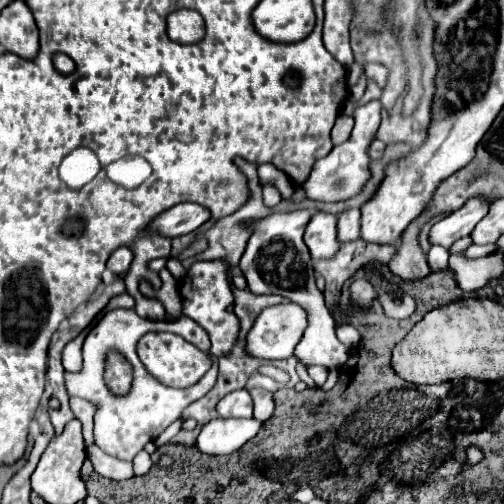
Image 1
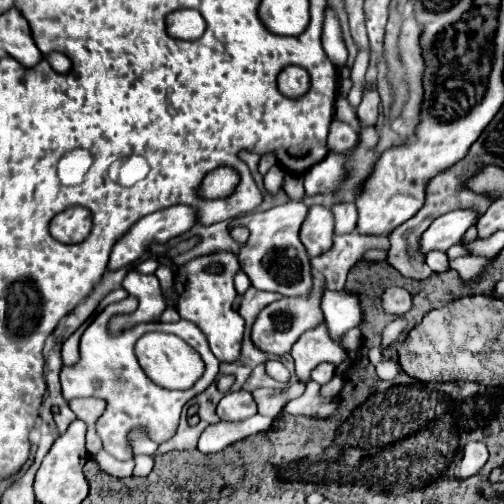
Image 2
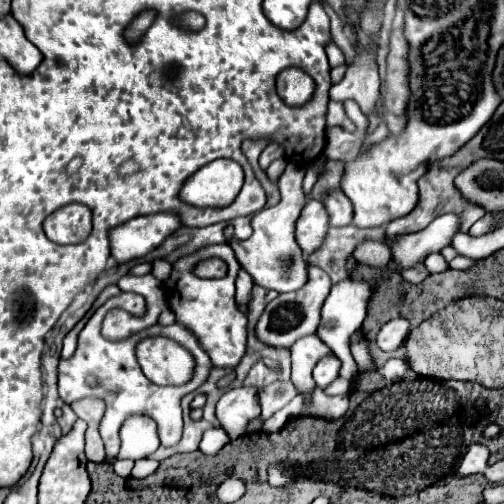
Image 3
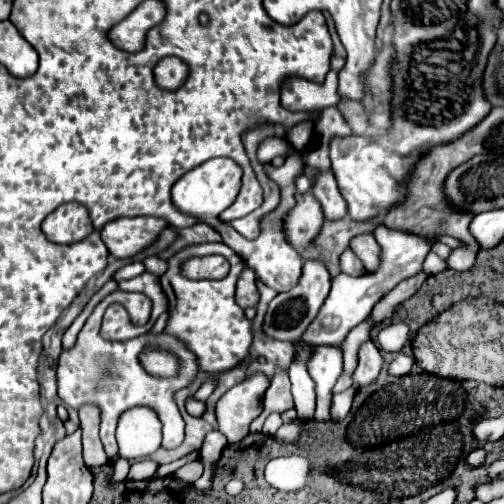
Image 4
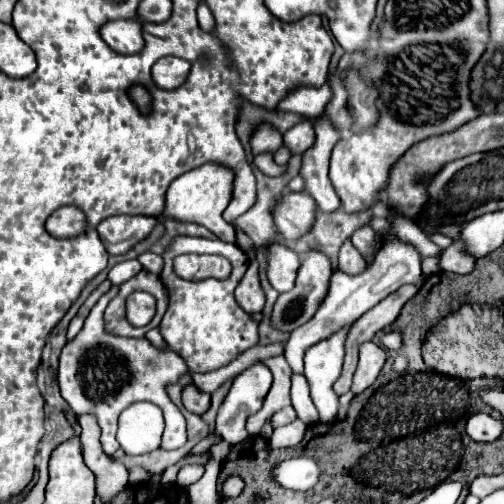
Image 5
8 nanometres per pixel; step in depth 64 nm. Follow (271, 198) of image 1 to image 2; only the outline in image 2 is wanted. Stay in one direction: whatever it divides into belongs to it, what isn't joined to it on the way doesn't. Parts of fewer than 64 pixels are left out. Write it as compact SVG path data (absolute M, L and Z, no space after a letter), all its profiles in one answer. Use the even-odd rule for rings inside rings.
M274 165L264 176L264 187L271 194L276 194L282 186L284 170L278 165Z

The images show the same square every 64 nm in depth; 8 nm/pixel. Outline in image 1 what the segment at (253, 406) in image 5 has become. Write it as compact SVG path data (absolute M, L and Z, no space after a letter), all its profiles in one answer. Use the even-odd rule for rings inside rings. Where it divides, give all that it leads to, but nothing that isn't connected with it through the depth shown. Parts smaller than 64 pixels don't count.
M236 390L226 394L218 402L218 414L222 418L252 418L252 398L248 390Z

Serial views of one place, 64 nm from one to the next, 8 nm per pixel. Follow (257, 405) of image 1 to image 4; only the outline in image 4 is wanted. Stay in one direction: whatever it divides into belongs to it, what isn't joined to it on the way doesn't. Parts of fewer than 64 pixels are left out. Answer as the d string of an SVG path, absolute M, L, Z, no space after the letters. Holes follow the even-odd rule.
M278 368L274 372L274 378L272 378L270 388L266 390L266 394L262 398L262 404L264 404L264 410L262 410L262 414L258 418L252 420L250 432L262 432L262 424L268 418L268 414L284 412L284 410L294 406L292 394L290 394L290 380L288 380L288 372L286 370Z

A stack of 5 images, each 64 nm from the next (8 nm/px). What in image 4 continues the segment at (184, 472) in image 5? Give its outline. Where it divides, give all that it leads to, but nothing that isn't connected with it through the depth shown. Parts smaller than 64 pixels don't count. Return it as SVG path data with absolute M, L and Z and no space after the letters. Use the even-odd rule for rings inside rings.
M190 462L182 468L178 468L174 472L174 476L178 476L178 480L184 480L186 484L192 485L203 473L203 465L201 462Z

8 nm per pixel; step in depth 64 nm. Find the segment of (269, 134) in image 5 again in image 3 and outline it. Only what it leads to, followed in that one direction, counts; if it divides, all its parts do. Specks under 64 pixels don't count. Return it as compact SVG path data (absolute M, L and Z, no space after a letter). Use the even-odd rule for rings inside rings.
M276 142L268 144L268 146L262 150L262 154L260 154L260 166L262 166L262 170L266 170L272 160L282 158L282 156L284 156L284 150L282 150L280 144L276 144Z

